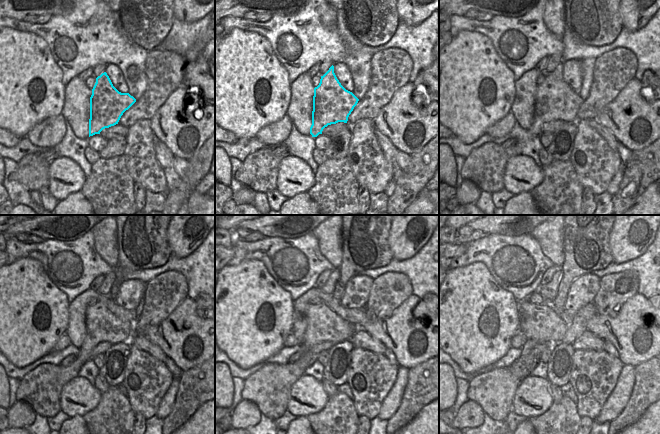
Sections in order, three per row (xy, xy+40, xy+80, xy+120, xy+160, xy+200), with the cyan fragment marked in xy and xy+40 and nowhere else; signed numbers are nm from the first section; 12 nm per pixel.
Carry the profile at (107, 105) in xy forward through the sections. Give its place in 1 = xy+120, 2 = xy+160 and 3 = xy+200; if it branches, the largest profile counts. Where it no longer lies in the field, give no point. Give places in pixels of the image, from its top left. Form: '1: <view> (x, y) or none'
1: xy+120 (101, 324)
2: xy+160 (322, 324)
3: xy+200 (538, 322)

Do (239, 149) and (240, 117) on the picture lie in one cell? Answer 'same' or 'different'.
different

